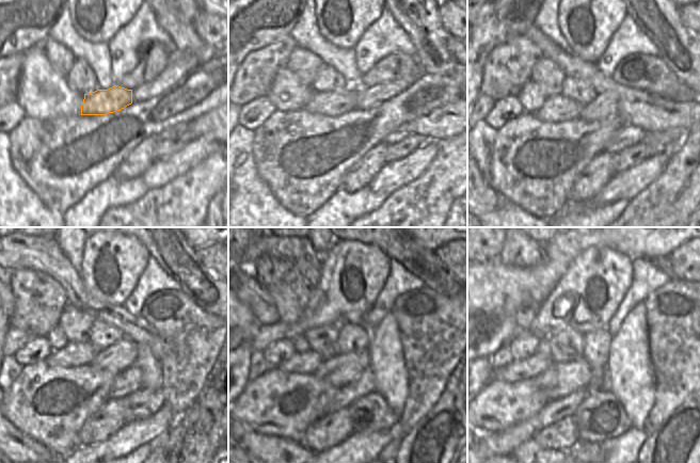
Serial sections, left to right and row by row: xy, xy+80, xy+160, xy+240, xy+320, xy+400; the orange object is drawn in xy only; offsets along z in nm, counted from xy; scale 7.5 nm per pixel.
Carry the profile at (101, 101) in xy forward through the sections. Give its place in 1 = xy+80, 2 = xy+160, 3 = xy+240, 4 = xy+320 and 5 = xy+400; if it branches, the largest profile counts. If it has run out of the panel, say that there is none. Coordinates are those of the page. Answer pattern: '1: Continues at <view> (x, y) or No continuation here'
1: Continues at xy+80 (332, 104)
2: Continues at xy+160 (558, 108)
3: Continues at xy+240 (73, 354)
4: Continues at xy+320 (307, 362)
5: Continues at xy+400 (516, 370).

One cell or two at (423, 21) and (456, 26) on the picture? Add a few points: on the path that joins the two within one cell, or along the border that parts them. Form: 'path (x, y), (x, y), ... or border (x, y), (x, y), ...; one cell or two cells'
border (439, 11), (439, 19), (442, 26), (456, 38); two cells

